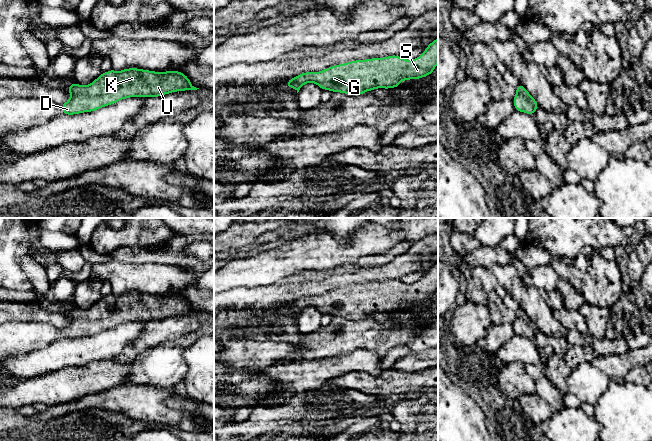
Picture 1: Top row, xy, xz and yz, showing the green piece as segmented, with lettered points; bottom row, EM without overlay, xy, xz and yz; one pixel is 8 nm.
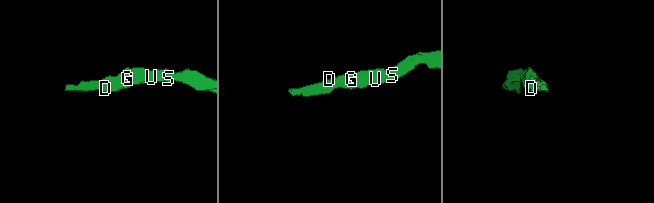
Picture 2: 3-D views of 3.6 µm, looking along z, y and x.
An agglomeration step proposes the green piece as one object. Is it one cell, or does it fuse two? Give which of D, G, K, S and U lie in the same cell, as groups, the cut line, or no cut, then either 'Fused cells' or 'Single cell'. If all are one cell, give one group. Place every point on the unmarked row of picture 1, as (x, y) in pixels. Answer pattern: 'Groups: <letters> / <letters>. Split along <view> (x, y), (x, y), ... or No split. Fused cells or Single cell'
Groups: D G K S U. No split. Single cell

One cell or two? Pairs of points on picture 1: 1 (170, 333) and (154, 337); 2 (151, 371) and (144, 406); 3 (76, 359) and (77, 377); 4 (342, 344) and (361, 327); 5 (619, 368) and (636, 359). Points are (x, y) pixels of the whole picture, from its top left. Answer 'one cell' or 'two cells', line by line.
1: one cell
2: two cells
3: two cells
4: one cell
5: one cell

